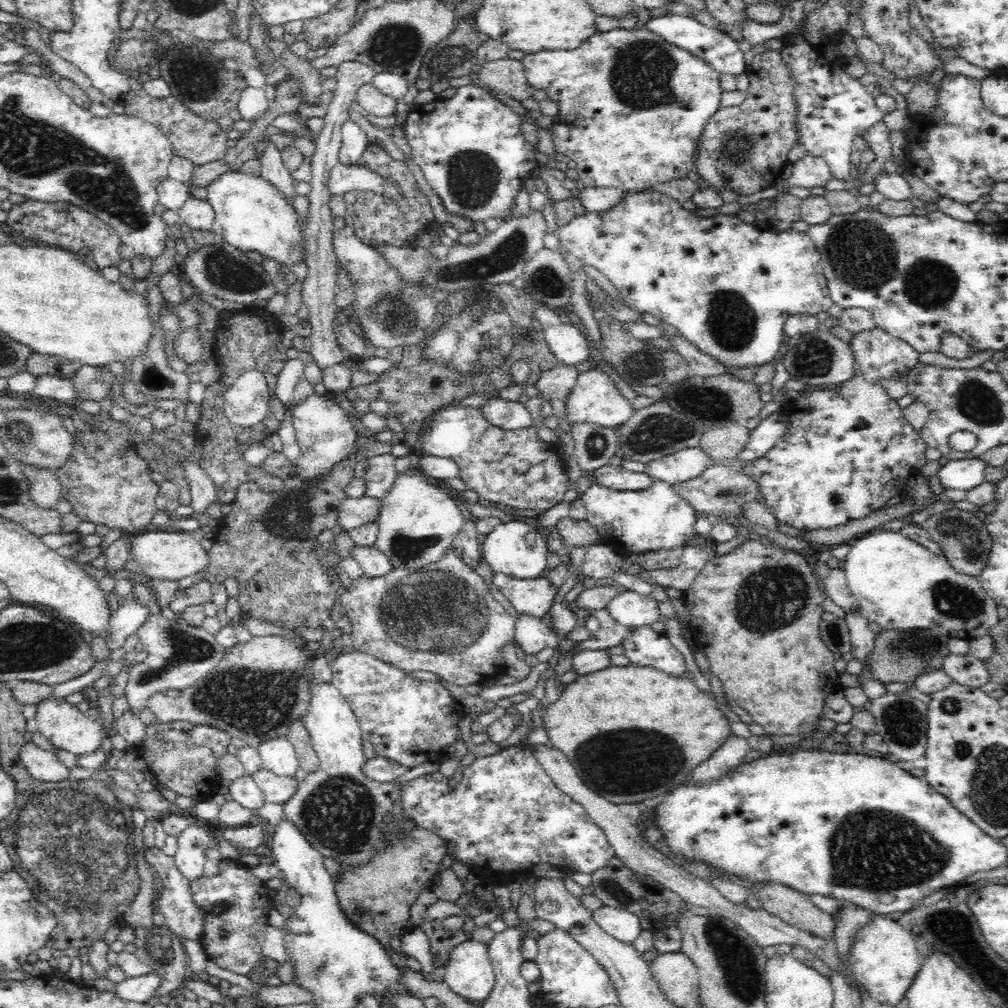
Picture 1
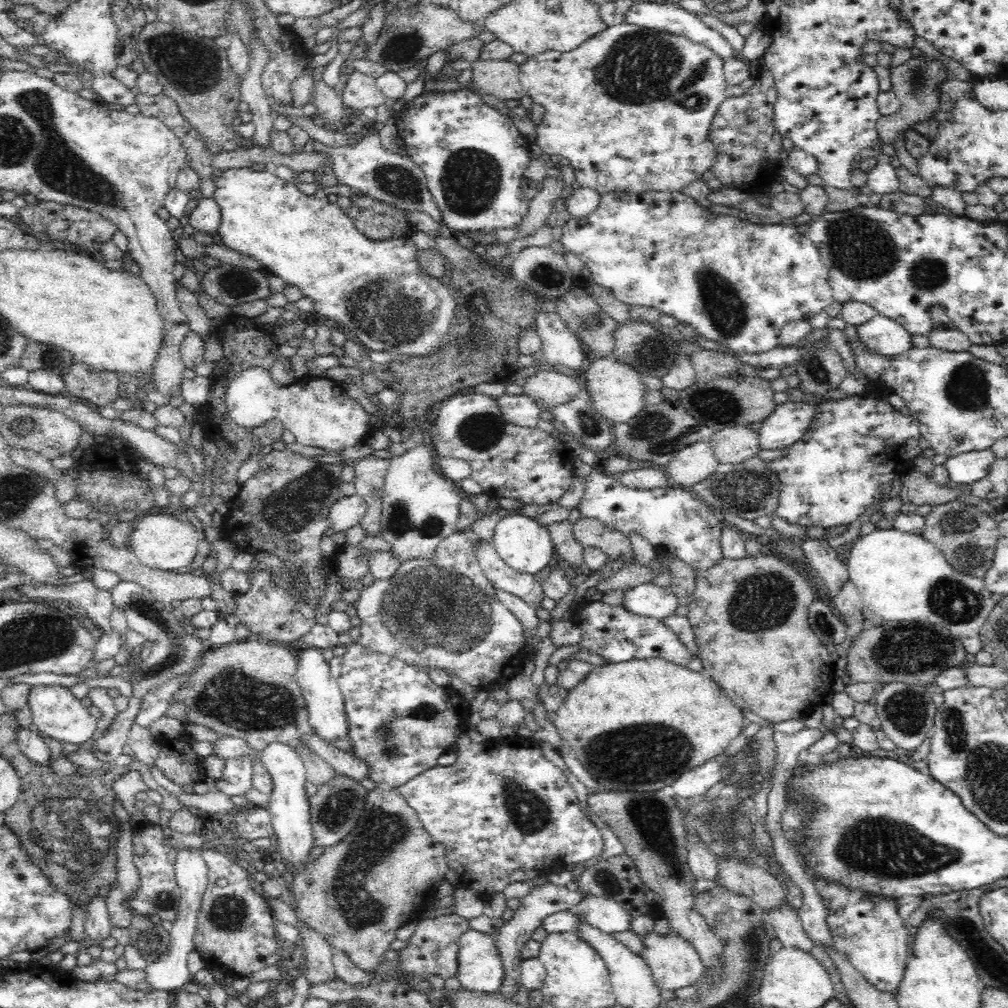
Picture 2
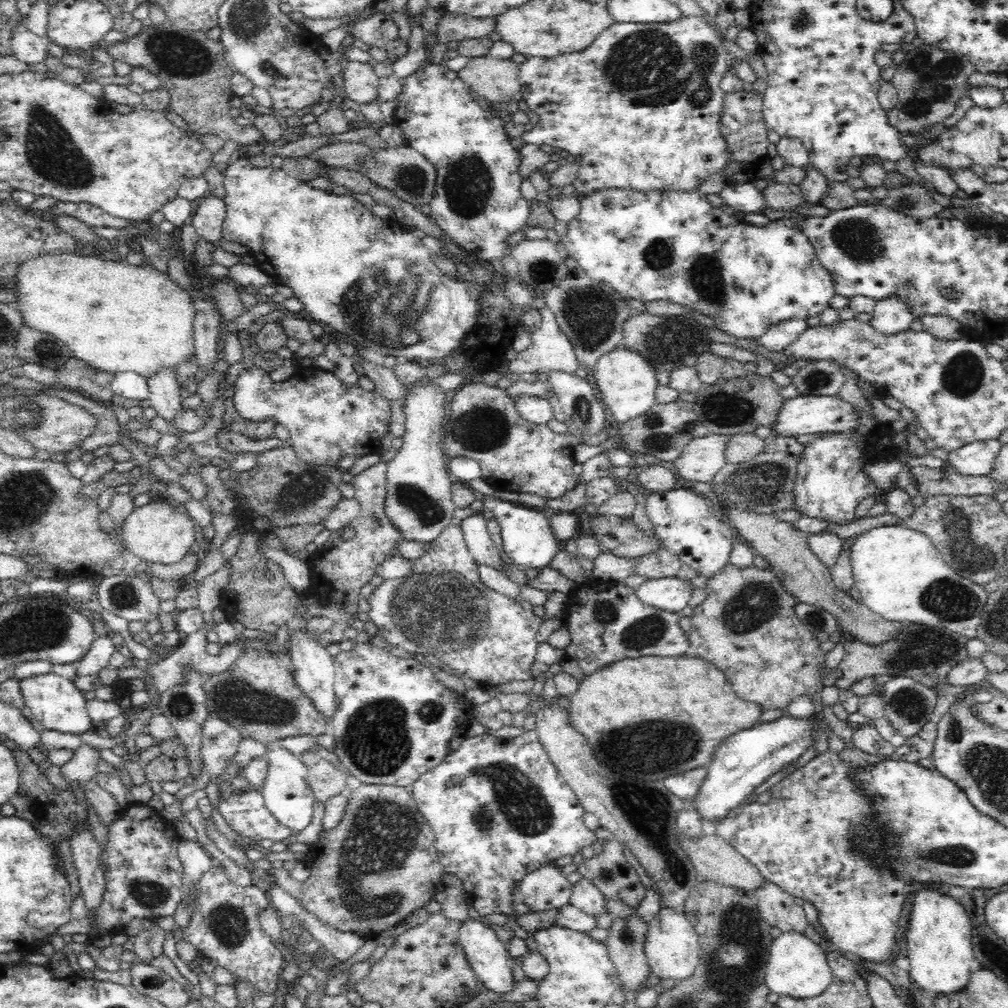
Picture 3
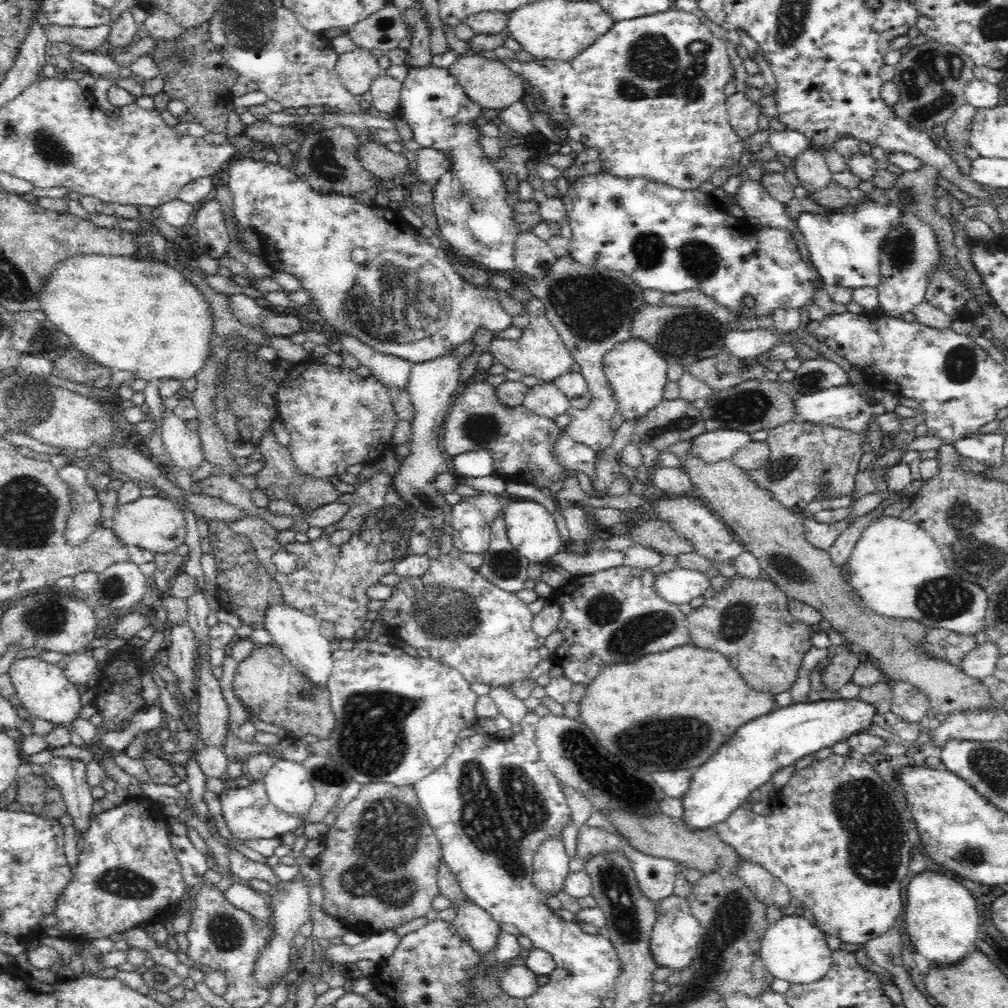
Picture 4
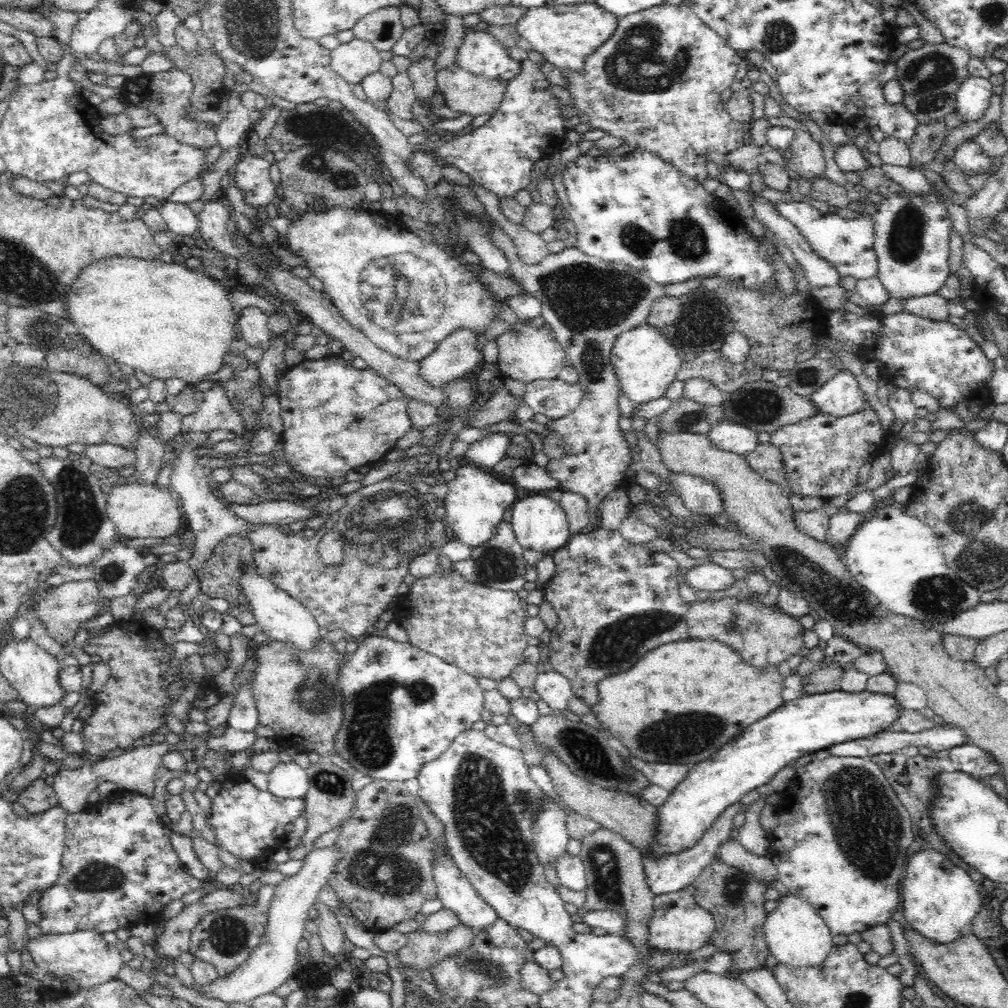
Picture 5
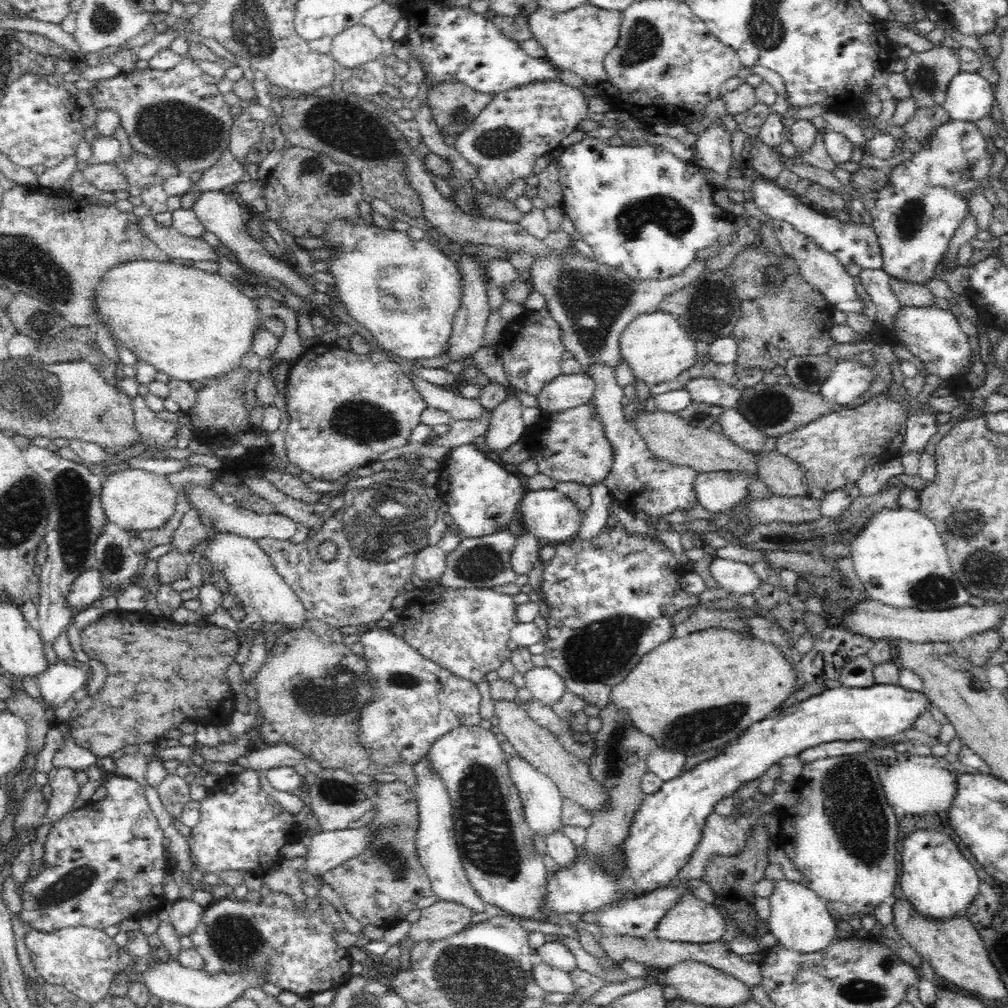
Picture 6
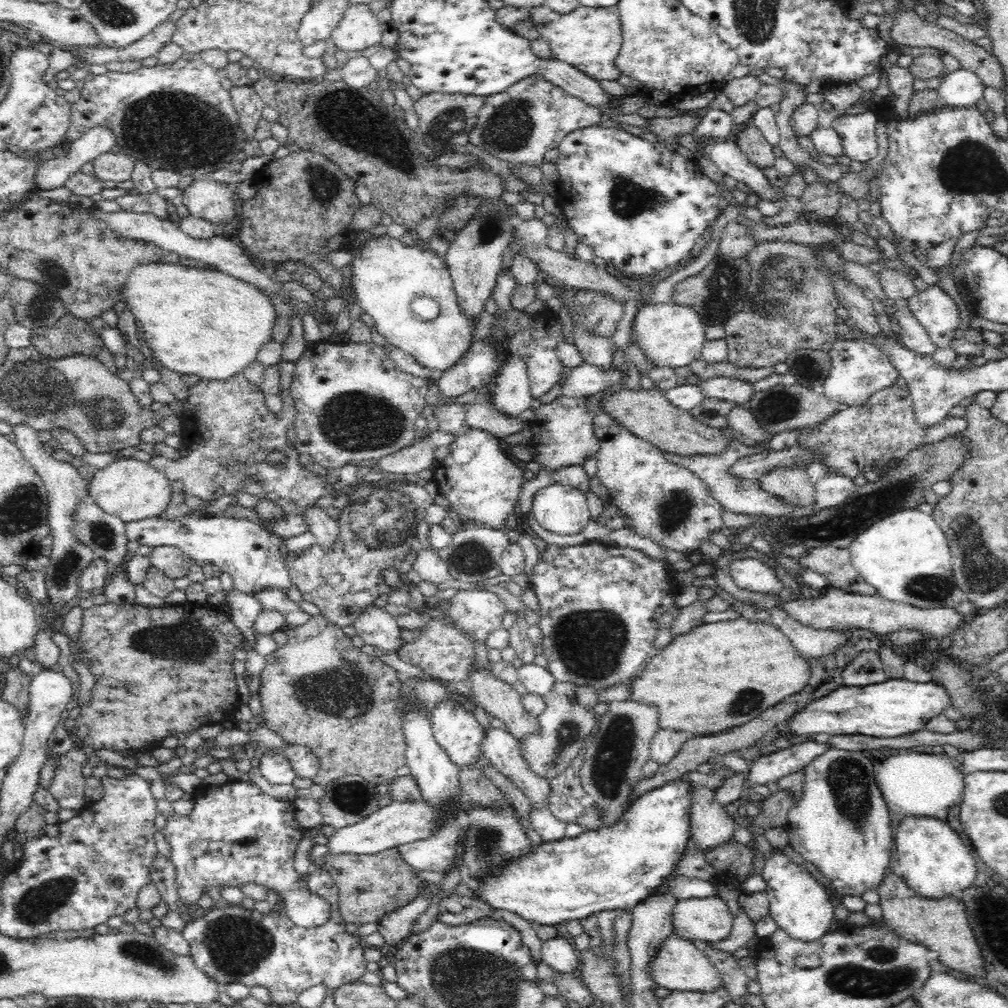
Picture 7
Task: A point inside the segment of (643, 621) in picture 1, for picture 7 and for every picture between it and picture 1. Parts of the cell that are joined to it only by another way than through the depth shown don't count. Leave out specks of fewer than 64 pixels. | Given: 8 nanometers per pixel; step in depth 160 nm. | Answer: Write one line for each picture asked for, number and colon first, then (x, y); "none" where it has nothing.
2: (649, 600)
3: (671, 594)
4: (678, 586)
5: (709, 576)
6: (738, 577)
7: (753, 574)

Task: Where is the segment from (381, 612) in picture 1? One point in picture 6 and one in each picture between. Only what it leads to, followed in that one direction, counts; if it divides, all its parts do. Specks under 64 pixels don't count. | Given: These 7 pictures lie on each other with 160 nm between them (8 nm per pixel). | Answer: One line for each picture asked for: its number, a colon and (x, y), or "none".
2: (446, 601)
3: (442, 607)
4: (465, 622)
5: (476, 628)
6: (465, 630)

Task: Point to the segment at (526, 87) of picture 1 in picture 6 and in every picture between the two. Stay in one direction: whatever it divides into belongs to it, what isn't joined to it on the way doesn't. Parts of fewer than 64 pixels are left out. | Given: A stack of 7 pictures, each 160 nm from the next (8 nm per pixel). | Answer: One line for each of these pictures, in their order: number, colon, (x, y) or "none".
2: (500, 78)
3: (493, 80)
4: (490, 84)
5: (467, 93)
6: (454, 105)

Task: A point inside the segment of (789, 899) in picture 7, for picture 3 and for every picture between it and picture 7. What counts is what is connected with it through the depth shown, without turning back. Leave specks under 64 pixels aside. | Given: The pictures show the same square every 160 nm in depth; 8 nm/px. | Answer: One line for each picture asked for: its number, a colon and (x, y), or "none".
3: (796, 966)
4: (793, 949)
5: (796, 935)
6: (799, 919)

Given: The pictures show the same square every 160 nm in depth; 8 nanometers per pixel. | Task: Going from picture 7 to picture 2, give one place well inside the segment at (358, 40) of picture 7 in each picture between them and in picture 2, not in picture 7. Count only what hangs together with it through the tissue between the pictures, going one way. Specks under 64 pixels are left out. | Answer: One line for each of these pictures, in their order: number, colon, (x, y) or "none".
2: (360, 91)
3: (360, 81)
4: (357, 68)
5: (354, 60)
6: (356, 45)

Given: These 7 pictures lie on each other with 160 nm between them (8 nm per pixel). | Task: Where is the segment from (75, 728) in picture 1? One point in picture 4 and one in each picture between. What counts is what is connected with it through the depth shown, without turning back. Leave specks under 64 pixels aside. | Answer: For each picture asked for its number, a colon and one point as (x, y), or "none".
2: (57, 713)
3: (55, 701)
4: (43, 690)

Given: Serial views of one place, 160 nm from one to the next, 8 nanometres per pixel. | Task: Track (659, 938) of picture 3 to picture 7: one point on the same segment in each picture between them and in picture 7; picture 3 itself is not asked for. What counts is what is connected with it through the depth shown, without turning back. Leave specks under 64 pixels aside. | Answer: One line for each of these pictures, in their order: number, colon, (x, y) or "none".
4: (675, 936)
5: (679, 925)
6: (691, 920)
7: (709, 919)

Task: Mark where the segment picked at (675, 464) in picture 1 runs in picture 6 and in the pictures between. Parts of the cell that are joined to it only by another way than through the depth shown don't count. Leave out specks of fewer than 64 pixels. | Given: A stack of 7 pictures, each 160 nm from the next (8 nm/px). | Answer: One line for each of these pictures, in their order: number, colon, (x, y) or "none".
2: (693, 464)
3: (703, 457)
4: (719, 445)
5: (727, 435)
6: (735, 426)

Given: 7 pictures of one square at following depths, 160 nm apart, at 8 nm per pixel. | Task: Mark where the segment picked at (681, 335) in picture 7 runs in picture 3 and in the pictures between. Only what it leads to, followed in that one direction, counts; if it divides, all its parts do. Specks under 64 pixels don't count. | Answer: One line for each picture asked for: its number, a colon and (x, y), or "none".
3: (627, 382)
4: (637, 373)
5: (645, 361)
6: (657, 348)

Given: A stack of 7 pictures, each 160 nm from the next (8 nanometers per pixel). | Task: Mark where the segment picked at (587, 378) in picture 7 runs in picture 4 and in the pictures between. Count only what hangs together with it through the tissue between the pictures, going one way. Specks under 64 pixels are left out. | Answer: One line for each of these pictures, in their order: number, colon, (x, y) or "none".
4: (545, 400)
5: (554, 398)
6: (566, 391)

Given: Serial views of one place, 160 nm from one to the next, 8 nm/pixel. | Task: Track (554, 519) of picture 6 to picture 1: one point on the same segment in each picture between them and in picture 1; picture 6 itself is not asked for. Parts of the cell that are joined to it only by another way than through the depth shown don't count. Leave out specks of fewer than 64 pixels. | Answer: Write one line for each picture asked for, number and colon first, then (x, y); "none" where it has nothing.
1: (517, 549)
2: (524, 544)
3: (528, 539)
4: (532, 530)
5: (540, 523)

